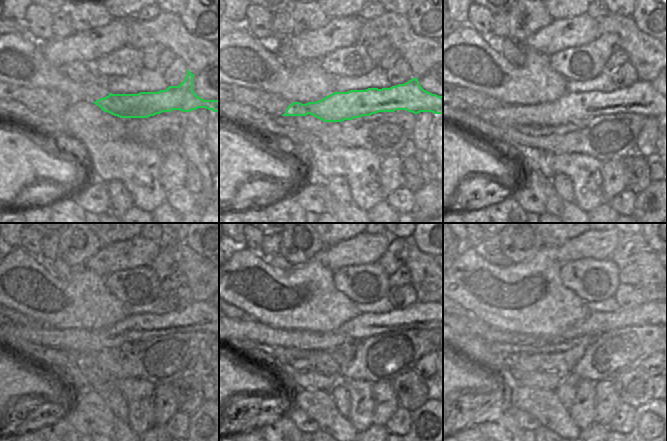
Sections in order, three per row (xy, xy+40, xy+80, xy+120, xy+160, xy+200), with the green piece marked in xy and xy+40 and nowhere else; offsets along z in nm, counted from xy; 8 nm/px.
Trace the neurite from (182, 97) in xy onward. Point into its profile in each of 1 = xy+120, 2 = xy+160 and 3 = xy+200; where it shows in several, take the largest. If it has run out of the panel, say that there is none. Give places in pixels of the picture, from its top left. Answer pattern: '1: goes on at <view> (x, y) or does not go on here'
1: goes on at xy+120 (197, 317)
2: goes on at xy+160 (421, 315)
3: goes on at xy+200 (646, 314)

